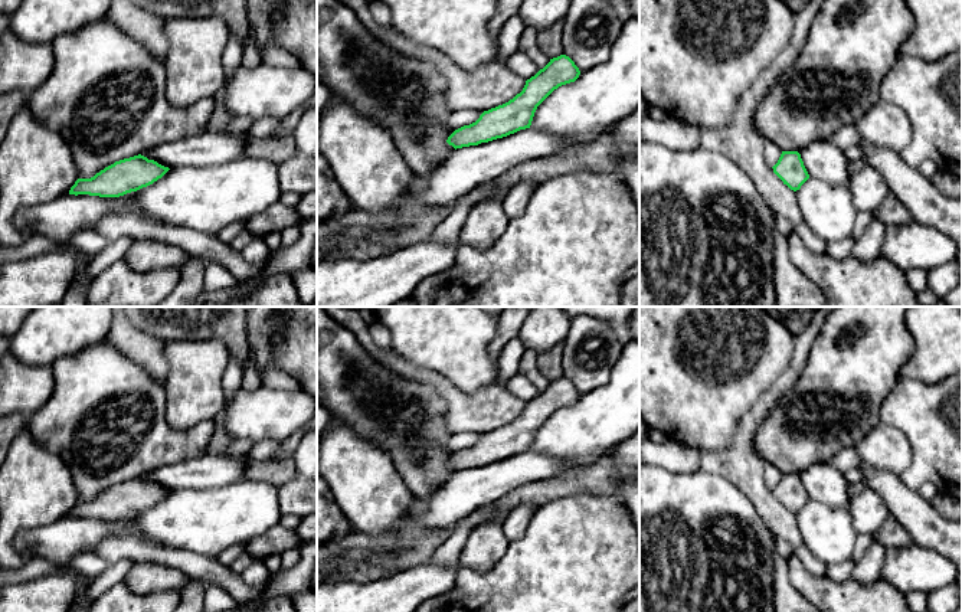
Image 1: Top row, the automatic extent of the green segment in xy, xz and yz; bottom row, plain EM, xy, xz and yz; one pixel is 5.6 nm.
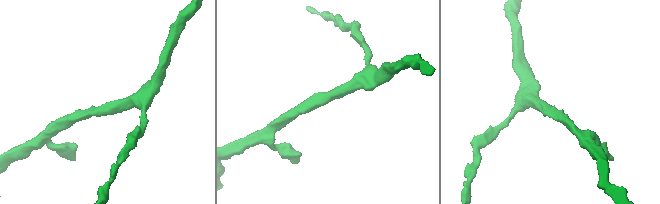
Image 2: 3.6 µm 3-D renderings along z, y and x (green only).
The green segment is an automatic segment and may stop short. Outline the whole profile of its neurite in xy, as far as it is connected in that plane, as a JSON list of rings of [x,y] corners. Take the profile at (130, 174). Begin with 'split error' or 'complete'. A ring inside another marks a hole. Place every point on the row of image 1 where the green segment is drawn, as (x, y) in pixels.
complete; [[[138,154],[115,161],[91,179],[78,179],[69,194],[120,197],[153,184],[168,170],[168,167]]]

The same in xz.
complete; [[[560,55],[526,81],[520,94],[508,102],[484,111],[480,118],[455,130],[446,140],[455,150],[478,145],[530,128],[537,107],[559,86],[575,82],[580,75],[575,62]]]

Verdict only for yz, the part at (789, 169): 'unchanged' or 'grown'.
unchanged

